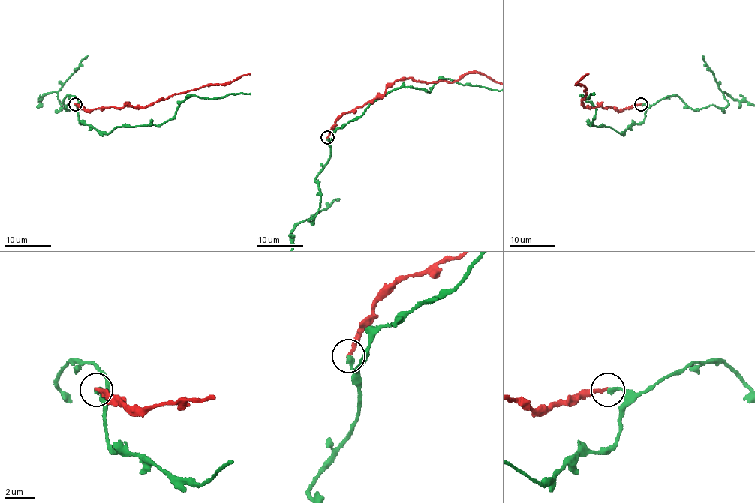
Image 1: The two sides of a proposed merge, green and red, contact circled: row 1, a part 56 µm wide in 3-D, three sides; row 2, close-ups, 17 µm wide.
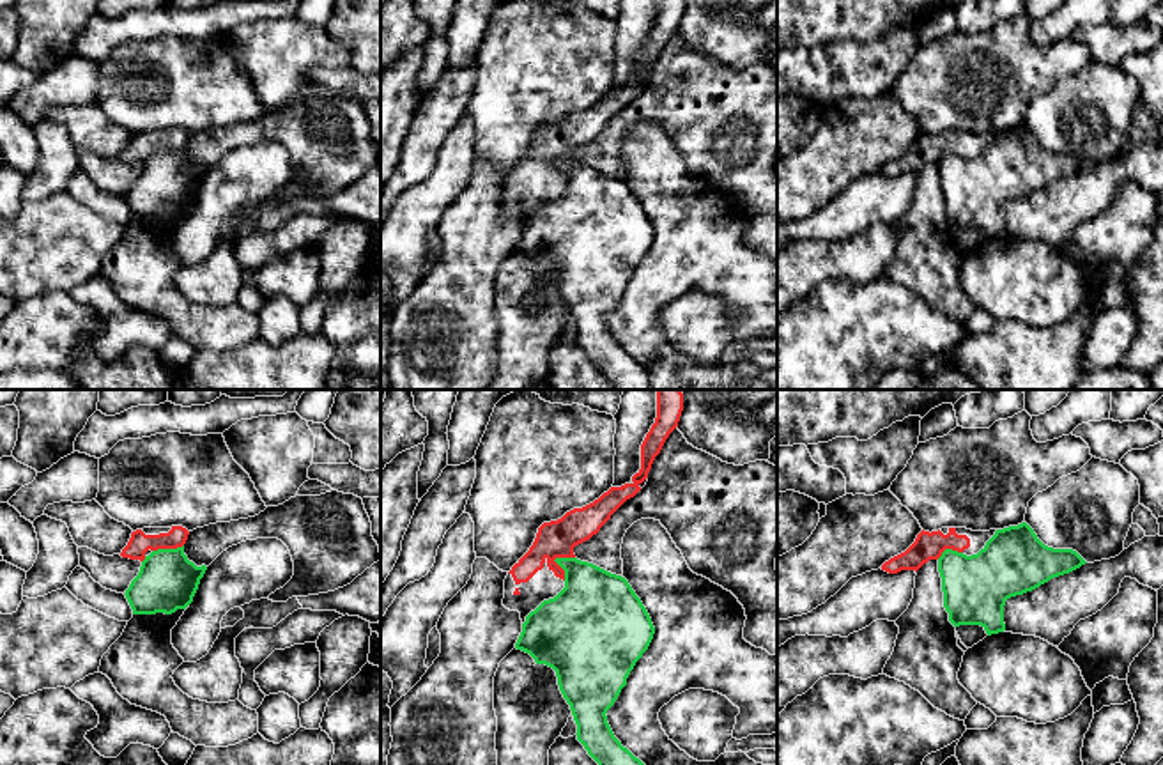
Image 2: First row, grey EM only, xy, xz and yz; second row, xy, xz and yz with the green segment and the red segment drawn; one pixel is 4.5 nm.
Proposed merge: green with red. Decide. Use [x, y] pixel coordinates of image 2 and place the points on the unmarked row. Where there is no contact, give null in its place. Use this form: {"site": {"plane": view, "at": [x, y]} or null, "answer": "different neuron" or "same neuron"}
{"site": {"plane": "xz", "at": [562, 170]}, "answer": "different neuron"}

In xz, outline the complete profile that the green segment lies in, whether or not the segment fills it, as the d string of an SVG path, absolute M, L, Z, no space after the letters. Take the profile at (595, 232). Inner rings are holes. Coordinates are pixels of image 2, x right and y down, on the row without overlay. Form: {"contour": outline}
{"contour": "M577 161L554 165L565 174L565 191L526 220L515 251L556 274L577 328L577 344L614 390L651 390L648 370L621 349L605 319L653 243L651 221L625 181Z"}

